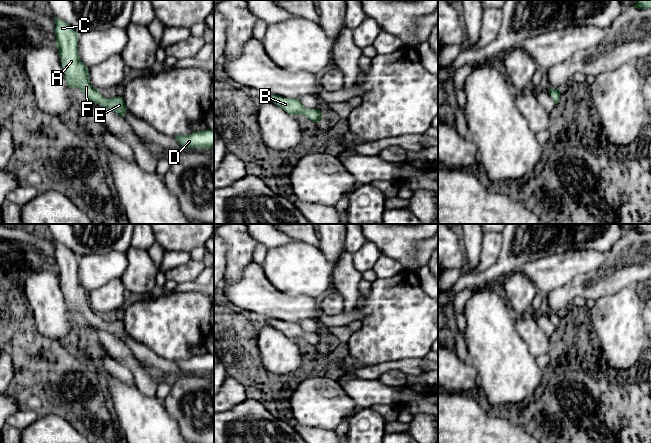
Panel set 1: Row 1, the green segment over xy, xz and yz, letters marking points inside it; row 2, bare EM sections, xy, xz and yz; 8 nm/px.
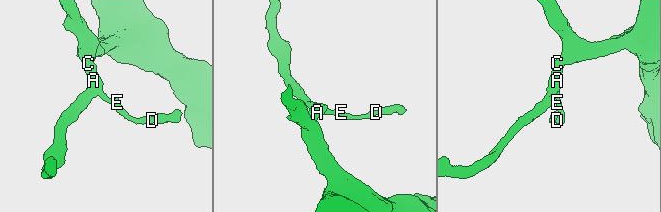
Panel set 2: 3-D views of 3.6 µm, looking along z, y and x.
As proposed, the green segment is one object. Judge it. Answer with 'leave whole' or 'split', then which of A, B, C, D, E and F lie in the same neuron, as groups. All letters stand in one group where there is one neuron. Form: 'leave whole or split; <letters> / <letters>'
leave whole; A B C D E F

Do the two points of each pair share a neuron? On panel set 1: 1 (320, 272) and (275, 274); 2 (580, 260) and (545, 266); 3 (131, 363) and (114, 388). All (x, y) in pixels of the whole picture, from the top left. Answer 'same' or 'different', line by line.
1: same
2: same
3: different

